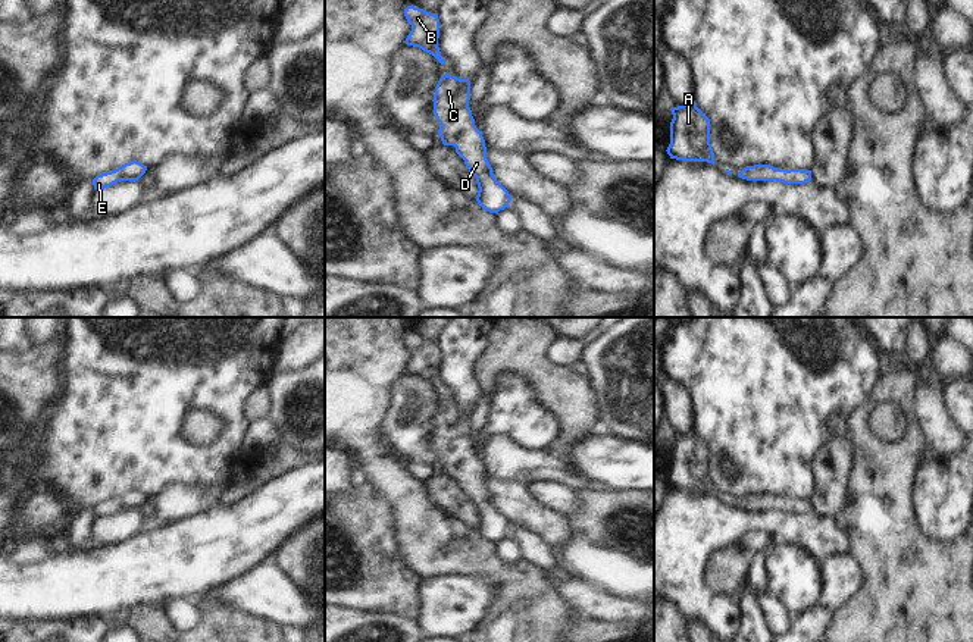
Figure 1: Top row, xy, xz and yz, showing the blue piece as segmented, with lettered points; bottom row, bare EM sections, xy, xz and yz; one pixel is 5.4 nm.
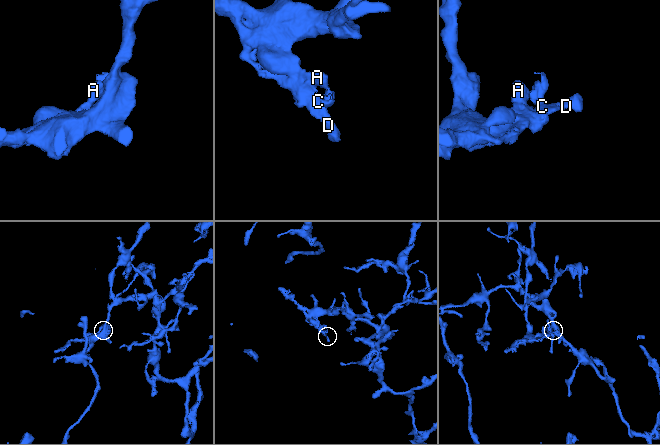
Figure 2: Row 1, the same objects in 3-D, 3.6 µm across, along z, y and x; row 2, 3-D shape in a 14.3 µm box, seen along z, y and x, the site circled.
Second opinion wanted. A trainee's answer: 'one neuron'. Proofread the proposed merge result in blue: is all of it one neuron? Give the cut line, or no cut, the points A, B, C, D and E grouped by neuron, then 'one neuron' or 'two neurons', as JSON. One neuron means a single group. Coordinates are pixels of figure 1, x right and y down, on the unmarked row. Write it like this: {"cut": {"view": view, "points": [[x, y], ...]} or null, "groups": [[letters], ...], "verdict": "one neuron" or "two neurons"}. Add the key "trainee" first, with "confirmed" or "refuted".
{"trainee": "confirmed", "cut": null, "groups": [["A", "B", "C", "D", "E"]], "verdict": "one neuron"}

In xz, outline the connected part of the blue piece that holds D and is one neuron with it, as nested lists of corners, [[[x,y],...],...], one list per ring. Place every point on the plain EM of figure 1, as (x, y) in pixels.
[[[441,404],[434,423],[434,444],[441,454],[438,463],[444,475],[454,475],[469,501],[476,507],[478,533],[498,542],[509,536],[509,520],[497,510],[486,488],[482,460],[475,454],[470,429],[470,410],[453,404]]]

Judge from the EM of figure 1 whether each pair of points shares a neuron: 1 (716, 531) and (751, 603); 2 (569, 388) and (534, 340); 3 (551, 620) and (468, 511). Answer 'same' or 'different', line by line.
1: different
2: same
3: different

